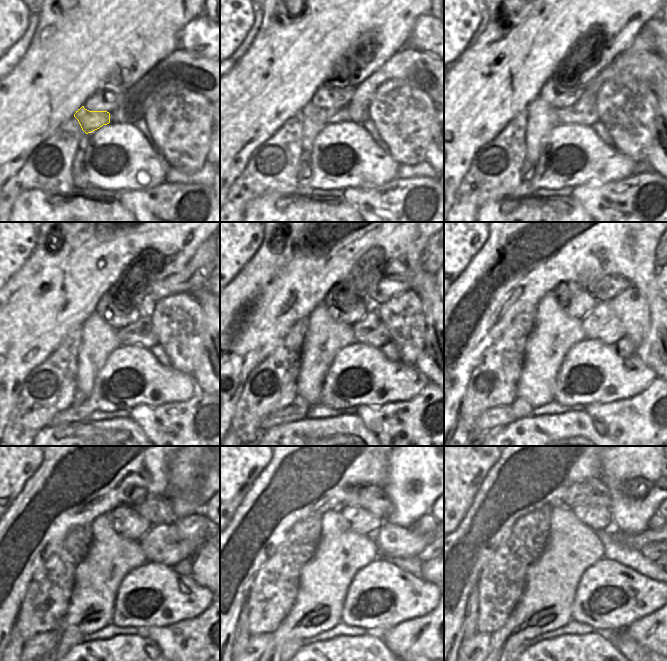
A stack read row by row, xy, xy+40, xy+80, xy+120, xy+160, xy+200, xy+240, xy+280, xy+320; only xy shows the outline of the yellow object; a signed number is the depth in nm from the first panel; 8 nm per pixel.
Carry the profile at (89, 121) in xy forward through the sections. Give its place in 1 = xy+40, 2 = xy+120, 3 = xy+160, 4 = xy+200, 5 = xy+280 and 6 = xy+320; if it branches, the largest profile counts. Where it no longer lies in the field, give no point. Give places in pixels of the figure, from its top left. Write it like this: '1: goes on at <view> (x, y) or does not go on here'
1: goes on at xy+40 (324, 116)
2: goes on at xy+120 (140, 333)
3: goes on at xy+160 (370, 330)
4: goes on at xy+200 (601, 323)
5: goes on at xy+280 (393, 541)
6: goes on at xy+320 (637, 541)

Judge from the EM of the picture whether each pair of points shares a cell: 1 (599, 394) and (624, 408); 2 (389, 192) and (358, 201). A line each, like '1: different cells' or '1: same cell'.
1: different cells
2: same cell

